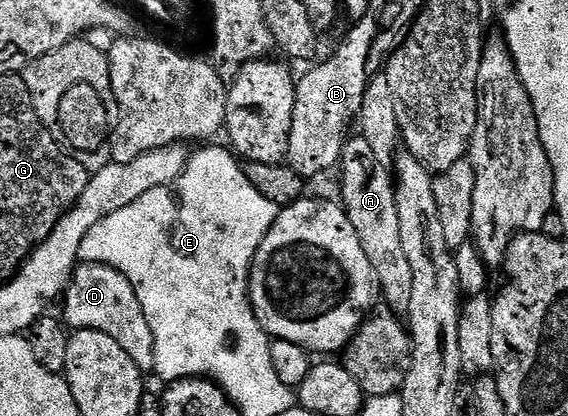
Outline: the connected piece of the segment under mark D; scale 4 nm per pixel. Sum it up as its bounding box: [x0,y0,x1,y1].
[64,262,155,371]

